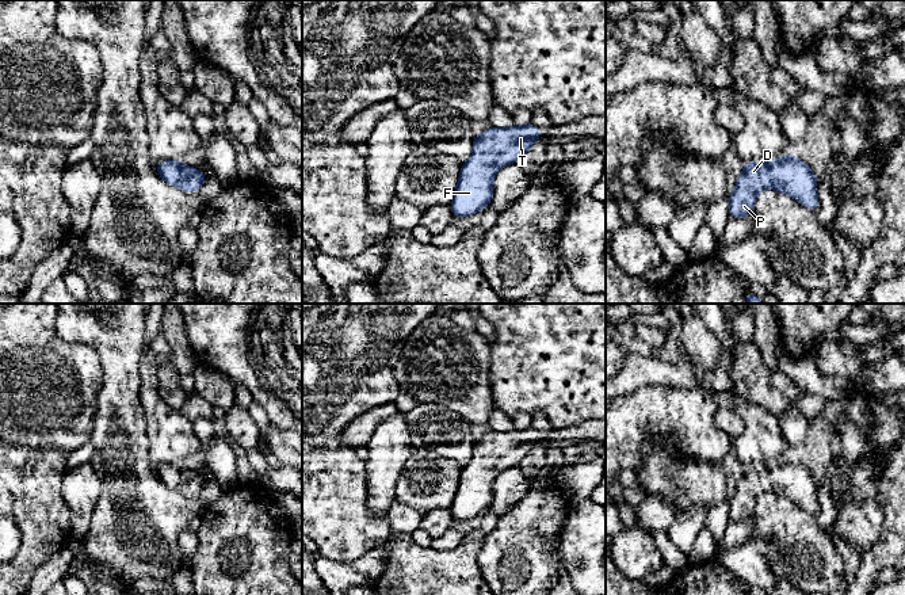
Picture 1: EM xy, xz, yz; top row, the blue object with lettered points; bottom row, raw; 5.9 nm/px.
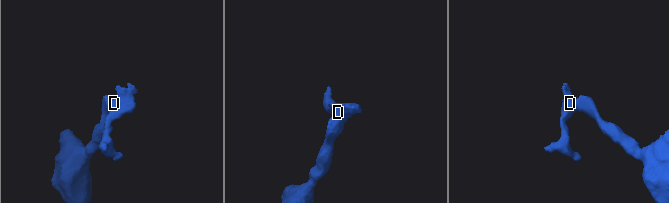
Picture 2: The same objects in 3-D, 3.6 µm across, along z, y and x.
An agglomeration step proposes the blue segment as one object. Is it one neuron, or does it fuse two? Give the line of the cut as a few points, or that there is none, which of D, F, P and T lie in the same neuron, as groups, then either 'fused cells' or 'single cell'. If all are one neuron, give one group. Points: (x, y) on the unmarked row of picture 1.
no cut | D F P T | single cell

